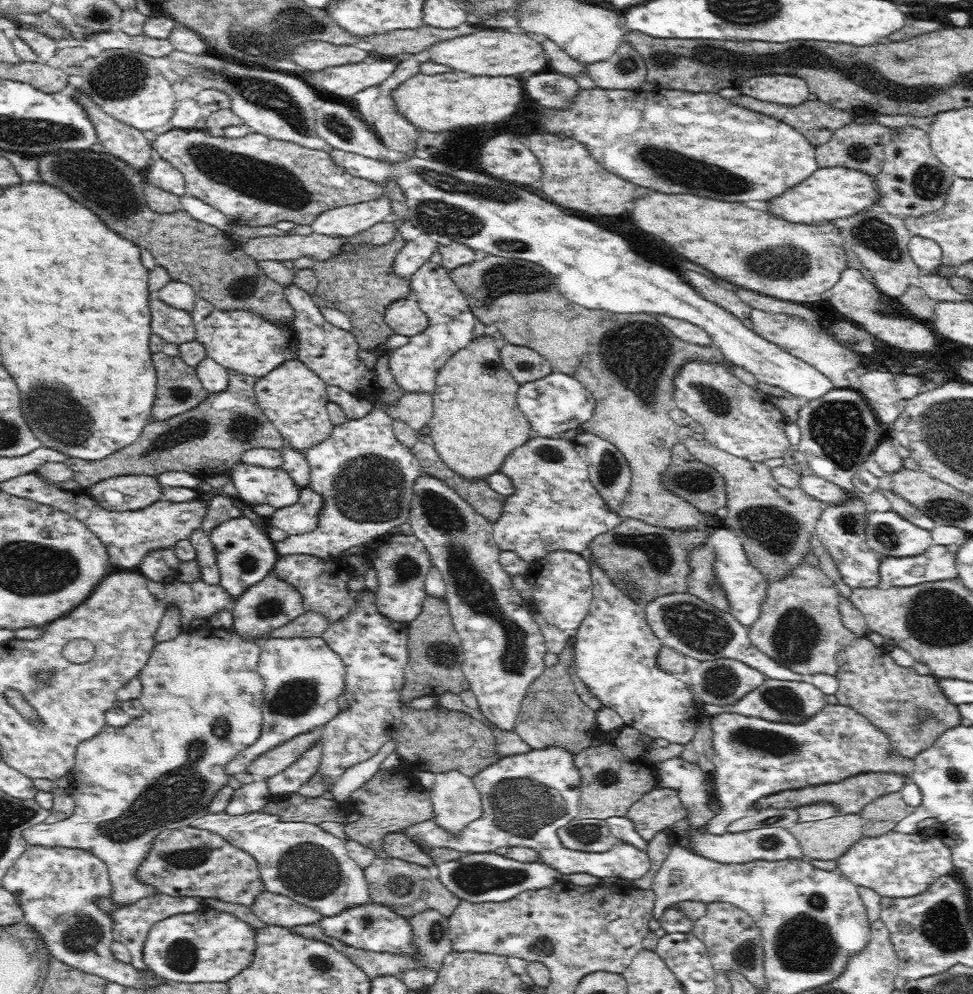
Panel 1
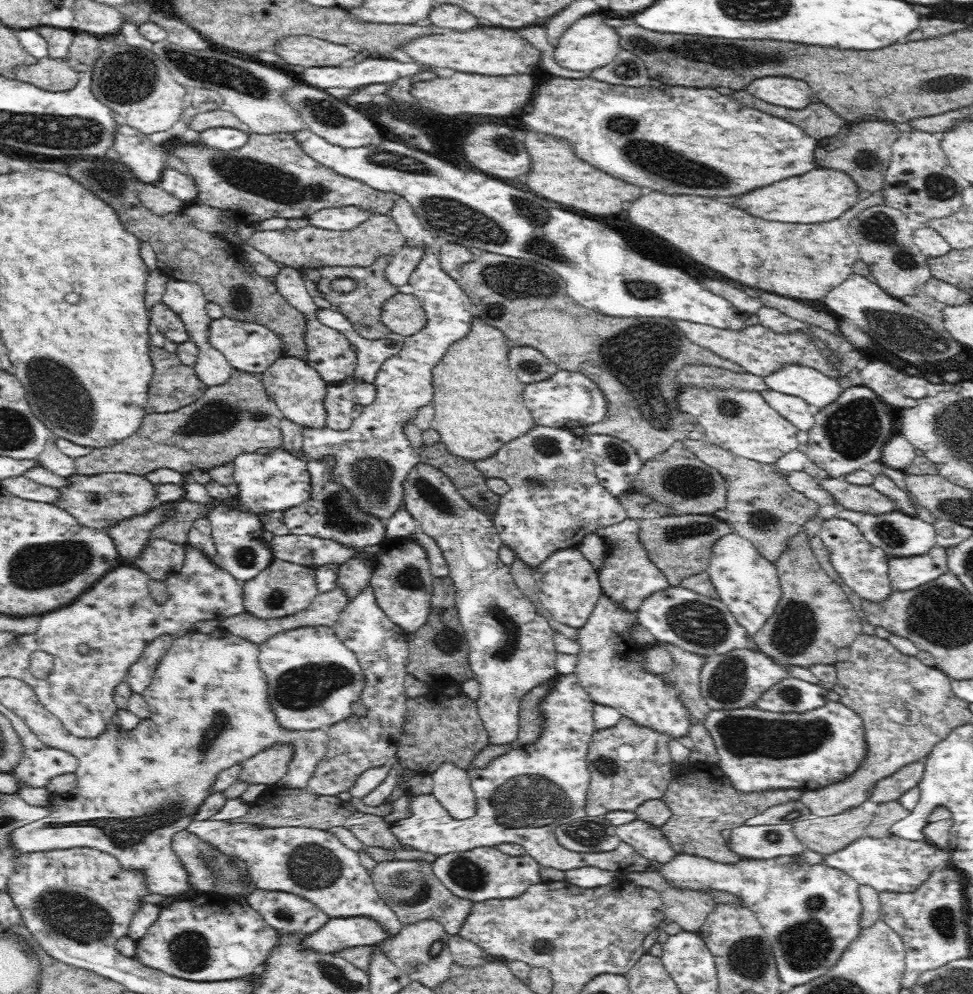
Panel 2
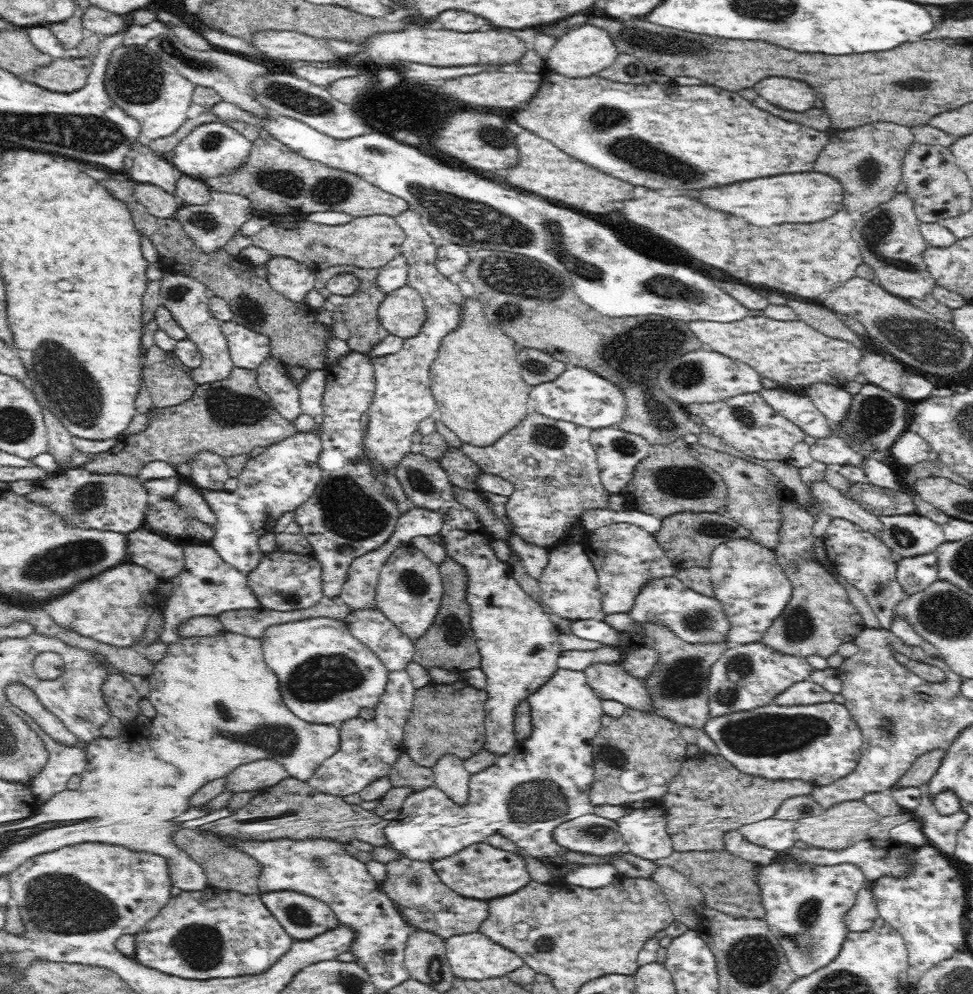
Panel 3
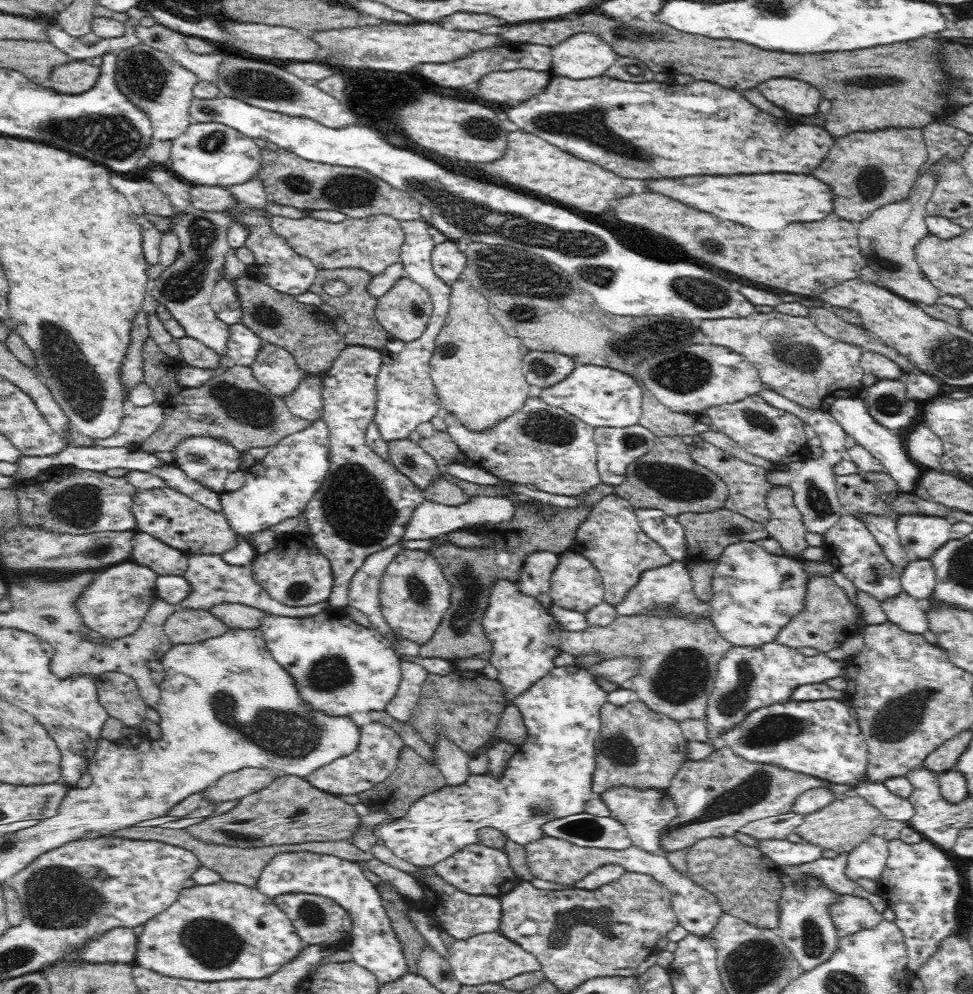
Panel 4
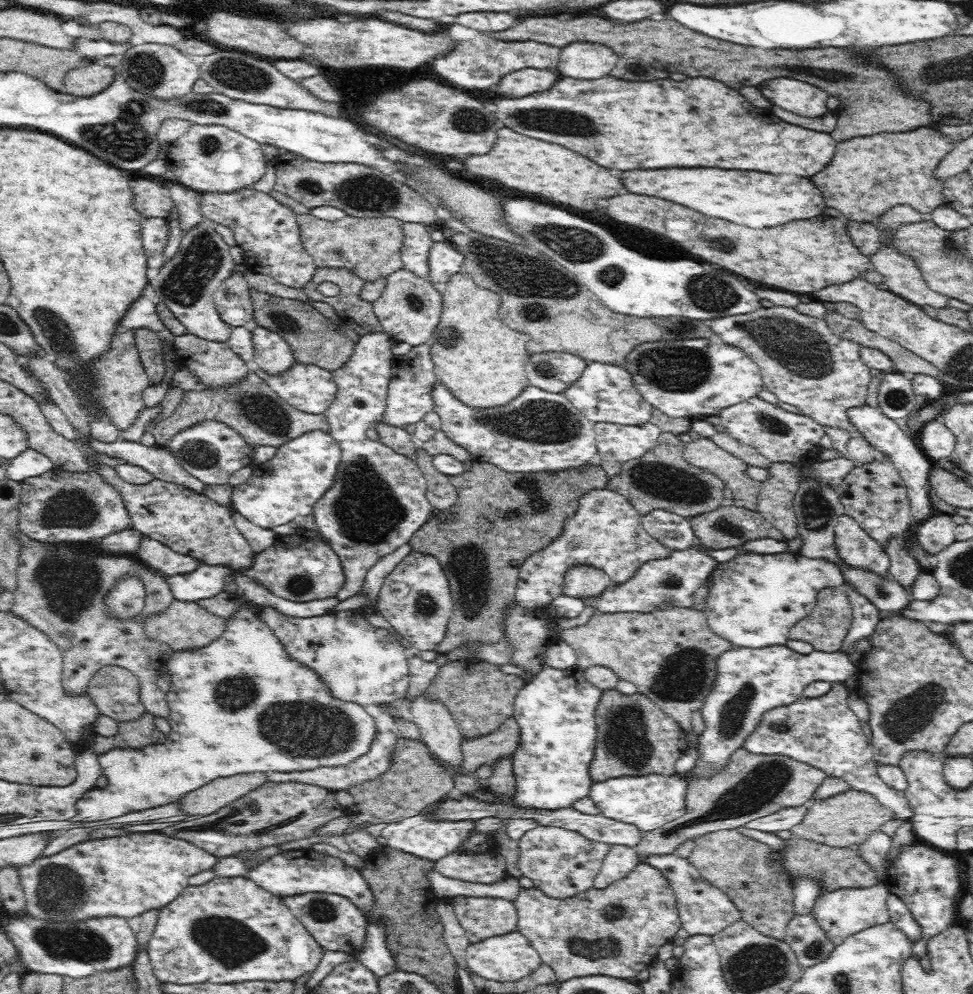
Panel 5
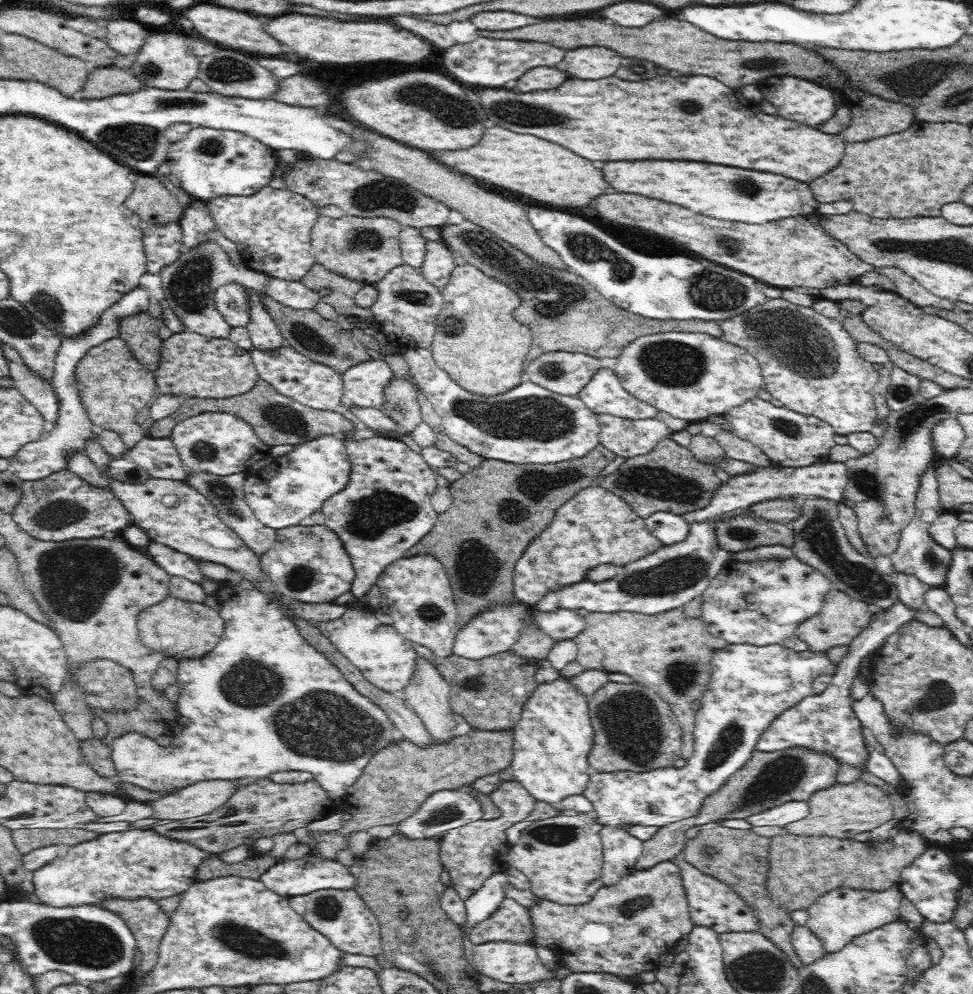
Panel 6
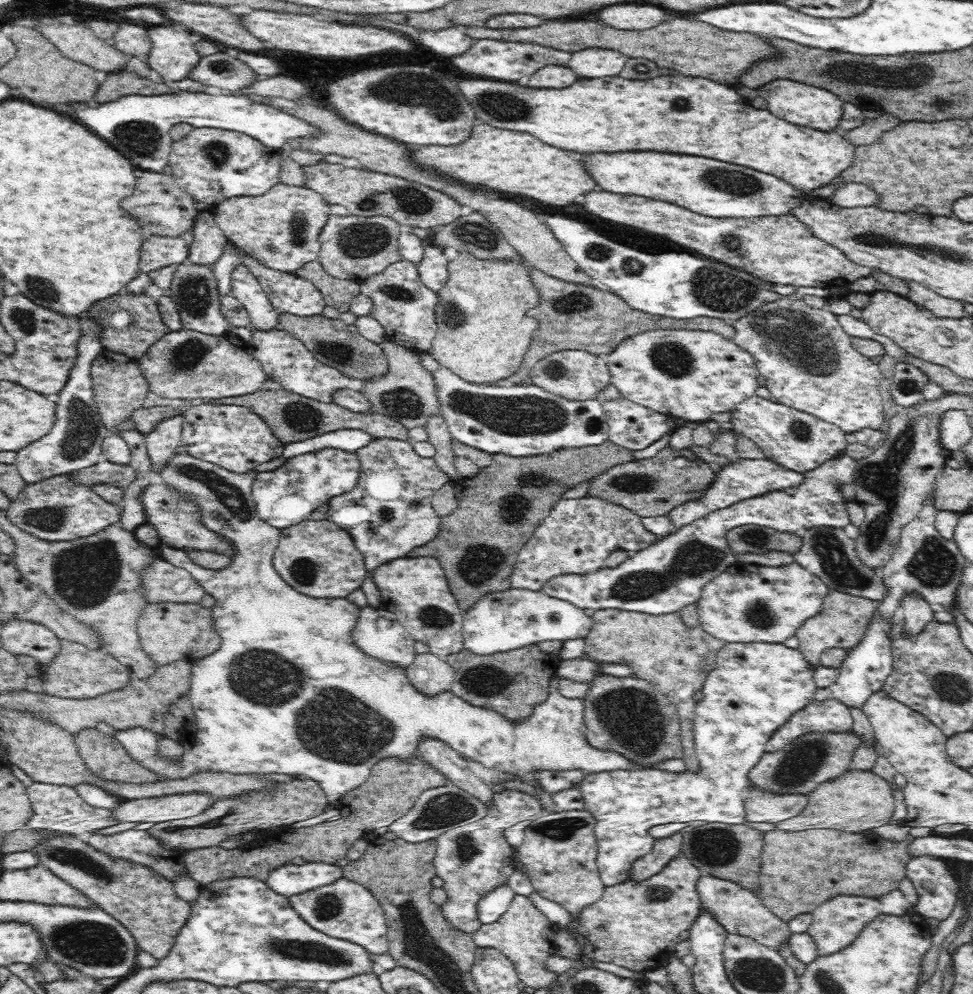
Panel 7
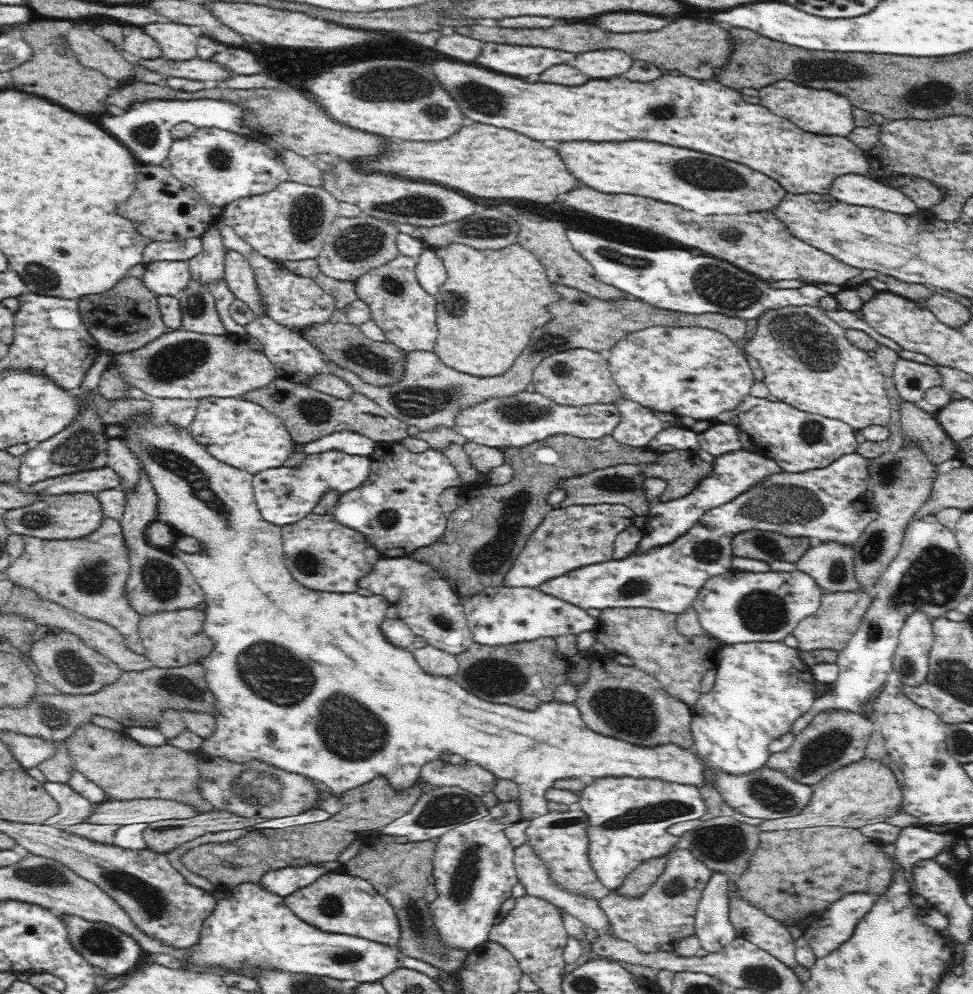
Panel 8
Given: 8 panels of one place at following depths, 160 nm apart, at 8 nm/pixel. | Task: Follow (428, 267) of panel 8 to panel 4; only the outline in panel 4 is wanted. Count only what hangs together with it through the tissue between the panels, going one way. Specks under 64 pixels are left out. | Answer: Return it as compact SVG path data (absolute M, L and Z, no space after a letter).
M444 241L435 244L431 252L433 271L441 284L456 281L466 268L466 255L458 249L455 241Z

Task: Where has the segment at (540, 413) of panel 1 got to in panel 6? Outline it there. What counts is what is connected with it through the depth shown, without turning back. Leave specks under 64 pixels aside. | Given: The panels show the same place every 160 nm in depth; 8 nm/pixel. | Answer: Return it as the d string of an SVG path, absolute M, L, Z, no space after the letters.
M610 363L600 368L577 394L596 415L621 416L624 419L648 419L660 416L658 409L632 397Z

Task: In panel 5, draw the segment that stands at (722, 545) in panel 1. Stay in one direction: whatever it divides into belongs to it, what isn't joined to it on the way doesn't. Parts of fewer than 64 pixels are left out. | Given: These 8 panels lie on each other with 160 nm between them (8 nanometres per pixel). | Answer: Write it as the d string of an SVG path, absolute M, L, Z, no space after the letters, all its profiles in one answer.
M794 553L740 554L738 558L717 564L709 579L709 593L703 611L712 632L735 647L754 649L786 645L790 629L816 606L817 593L824 588L841 588L844 582L841 568L824 559Z

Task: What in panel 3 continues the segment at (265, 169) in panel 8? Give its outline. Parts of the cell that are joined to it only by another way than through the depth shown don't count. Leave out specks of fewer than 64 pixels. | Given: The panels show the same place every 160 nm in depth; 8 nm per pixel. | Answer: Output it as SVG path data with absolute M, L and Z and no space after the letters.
M206 122L194 128L186 138L182 138L176 144L171 162L183 175L205 181L208 178L226 176L238 170L248 158L252 143L235 128L228 126L226 122Z

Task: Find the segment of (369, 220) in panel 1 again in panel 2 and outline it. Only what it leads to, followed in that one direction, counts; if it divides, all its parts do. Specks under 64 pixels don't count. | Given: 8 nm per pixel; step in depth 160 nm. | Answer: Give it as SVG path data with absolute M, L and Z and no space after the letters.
M356 206L336 208L323 208L311 214L309 224L326 230L342 231L352 230L368 220L371 214Z

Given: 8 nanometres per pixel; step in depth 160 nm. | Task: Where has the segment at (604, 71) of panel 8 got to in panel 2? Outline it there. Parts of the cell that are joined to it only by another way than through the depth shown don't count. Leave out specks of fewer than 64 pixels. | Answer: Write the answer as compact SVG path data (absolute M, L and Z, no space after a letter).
M591 14L577 20L564 32L555 48L555 57L556 63L566 72L591 74L594 70L611 64L620 50L616 30L604 24L602 14Z

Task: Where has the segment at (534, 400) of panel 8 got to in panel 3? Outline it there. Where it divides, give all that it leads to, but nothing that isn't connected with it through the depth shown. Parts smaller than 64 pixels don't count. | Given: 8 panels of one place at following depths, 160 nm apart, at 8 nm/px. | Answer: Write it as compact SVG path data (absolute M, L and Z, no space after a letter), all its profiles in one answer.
M529 410L527 415L523 417L523 420L520 420L520 423L517 426L514 426L512 430L508 430L506 434L500 436L500 439L496 440L494 444L488 447L476 447L473 444L467 444L461 442L460 449L462 452L466 453L466 456L470 460L473 460L482 471L494 475L501 476L505 478L508 482L512 483L515 489L513 493L509 496L506 506L506 514L508 514L508 520L512 521L513 530L510 531L514 536L520 536L524 541L538 545L538 547L544 547L546 550L556 548L556 544L568 544L568 534L569 531L580 524L582 513L585 510L590 509L609 509L608 498L612 495L609 493L605 486L601 483L601 476L599 475L599 467L597 464L597 455L592 447L592 444L589 442L591 435L591 429L588 427L580 426L572 422L567 422L566 420L556 420L549 418L549 416L540 415L539 412Z

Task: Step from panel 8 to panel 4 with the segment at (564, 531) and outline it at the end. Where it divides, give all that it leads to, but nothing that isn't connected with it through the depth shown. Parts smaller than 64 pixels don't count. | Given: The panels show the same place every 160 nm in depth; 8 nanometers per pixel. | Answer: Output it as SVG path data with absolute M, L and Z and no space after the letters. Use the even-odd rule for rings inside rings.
M616 493L604 496L589 508L587 520L579 527L574 544L568 551L588 559L600 572L604 584L605 601L614 607L627 595L641 575L650 568L664 567L672 558L642 531L636 510L629 500ZM533 552L523 564L521 576L516 582L521 592L536 598L541 593L550 593L552 574L558 566L560 555L552 552Z

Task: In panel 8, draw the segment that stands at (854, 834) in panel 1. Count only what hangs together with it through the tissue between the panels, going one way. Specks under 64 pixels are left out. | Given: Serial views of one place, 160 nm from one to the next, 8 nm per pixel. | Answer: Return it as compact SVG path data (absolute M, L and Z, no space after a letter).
M864 758L852 762L831 772L819 783L812 785L812 797L806 808L796 816L766 820L758 824L758 830L764 832L796 830L808 827L848 827L859 829L860 826L874 824L894 816L900 811L903 802L902 787L889 766L881 760Z

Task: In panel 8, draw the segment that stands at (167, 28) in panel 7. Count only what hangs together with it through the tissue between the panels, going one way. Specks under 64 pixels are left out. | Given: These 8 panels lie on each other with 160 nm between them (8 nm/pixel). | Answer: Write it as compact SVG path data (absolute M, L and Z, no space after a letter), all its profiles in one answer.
M172 21L142 26L142 30L148 34L158 46L166 61L188 61L198 57L198 36L190 32L188 26Z

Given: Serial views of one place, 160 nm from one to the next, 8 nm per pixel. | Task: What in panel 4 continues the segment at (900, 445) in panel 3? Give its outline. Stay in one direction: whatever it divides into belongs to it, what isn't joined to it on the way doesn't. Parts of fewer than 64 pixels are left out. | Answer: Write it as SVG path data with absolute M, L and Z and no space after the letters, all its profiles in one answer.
M923 423L915 425L915 429L909 434L905 442L907 453L917 464L924 464L931 469L940 469L940 457L944 454L941 438Z

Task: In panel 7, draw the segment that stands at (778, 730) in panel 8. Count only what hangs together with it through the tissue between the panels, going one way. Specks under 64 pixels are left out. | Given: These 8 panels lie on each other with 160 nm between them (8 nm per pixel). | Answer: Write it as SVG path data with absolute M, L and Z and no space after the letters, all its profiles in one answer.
M727 643L720 652L717 653L714 668L706 675L703 684L704 697L700 702L695 704L693 717L693 735L695 738L695 753L700 761L701 770L697 774L686 770L683 773L668 773L664 770L654 768L644 769L616 769L610 772L597 772L587 774L584 780L580 782L579 792L584 799L584 810L591 812L597 820L594 824L594 836L598 843L598 852L596 852L596 866L599 870L600 878L604 886L611 887L620 884L629 878L632 863L636 862L641 856L648 854L653 849L656 838L649 833L649 827L658 826L659 824L668 824L668 822L725 822L726 824L744 824L745 808L744 797L750 788L749 772L756 766L761 756L766 753L765 744L768 739L780 728L795 712L803 709L808 703L814 701L814 695L817 691L817 684L813 679L816 665L810 664L802 653L797 649L787 648L783 643Z

